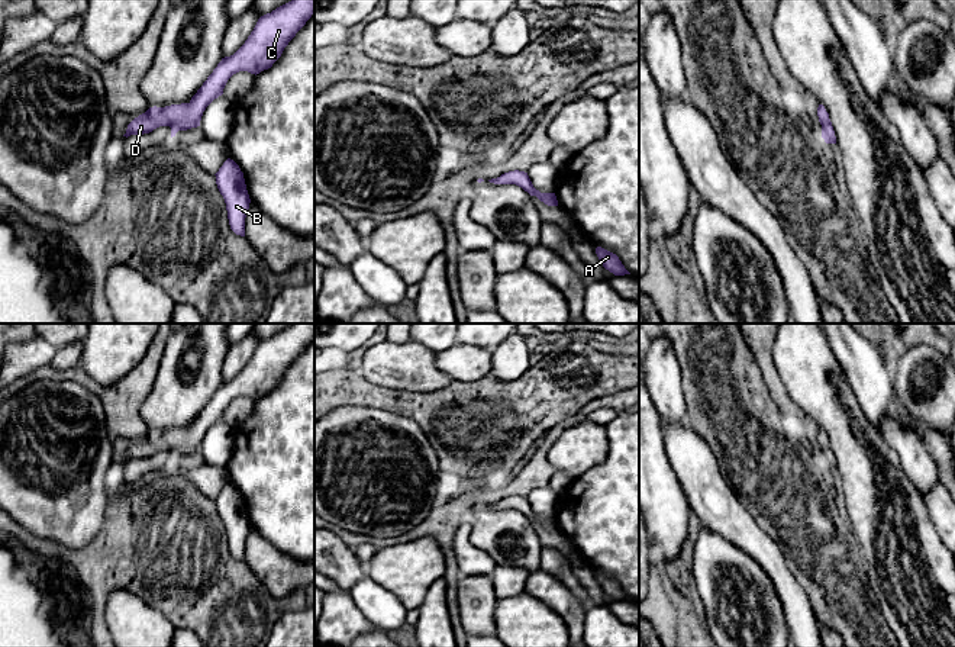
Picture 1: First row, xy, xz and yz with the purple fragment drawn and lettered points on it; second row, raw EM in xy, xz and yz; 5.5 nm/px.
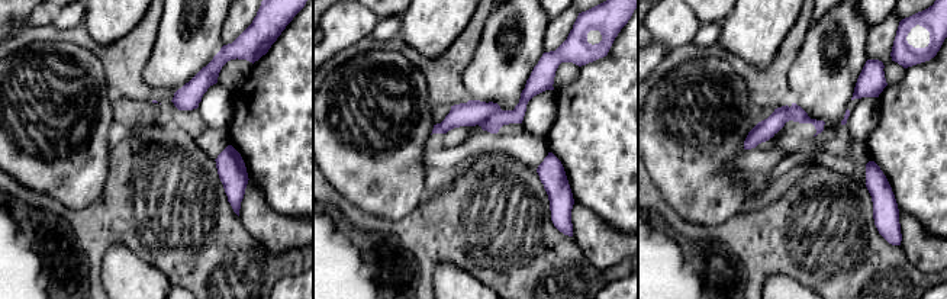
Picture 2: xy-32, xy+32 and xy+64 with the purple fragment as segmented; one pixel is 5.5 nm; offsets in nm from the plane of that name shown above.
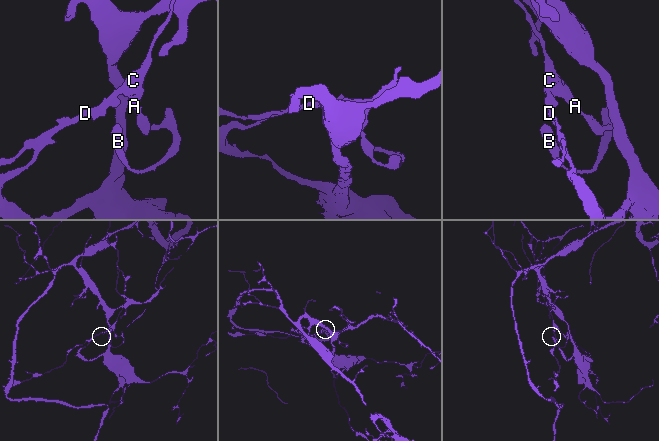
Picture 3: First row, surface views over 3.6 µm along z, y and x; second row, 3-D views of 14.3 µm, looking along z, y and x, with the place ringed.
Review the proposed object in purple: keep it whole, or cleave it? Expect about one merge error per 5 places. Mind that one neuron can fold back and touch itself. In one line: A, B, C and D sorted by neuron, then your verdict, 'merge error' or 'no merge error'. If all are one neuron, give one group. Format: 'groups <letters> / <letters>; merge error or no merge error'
groups A B C D; no merge error

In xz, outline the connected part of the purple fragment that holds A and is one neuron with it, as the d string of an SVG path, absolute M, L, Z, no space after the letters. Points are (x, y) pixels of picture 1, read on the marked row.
M601 247L596 248L596 254L599 257L599 260L601 261L603 267L606 270L609 270L610 273L613 273L614 276L625 276L625 274L630 274L625 265L622 264L622 261L619 260L619 257Z

